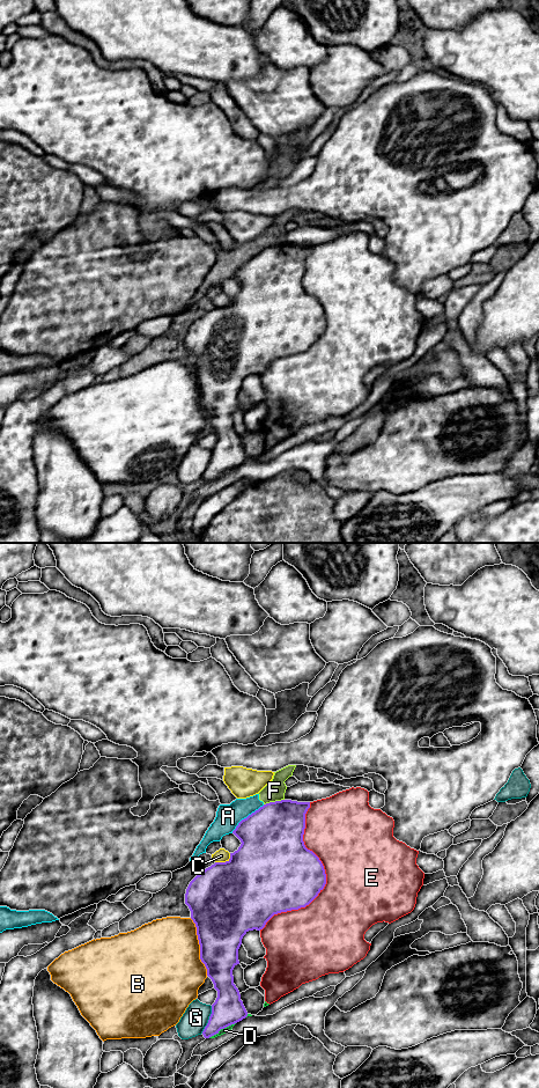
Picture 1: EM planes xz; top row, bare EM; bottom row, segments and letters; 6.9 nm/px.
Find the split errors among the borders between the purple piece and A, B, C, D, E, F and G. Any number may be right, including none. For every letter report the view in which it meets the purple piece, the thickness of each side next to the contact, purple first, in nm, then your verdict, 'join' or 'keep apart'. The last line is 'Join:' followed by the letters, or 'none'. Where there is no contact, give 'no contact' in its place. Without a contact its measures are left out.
A: meets purple in xz; 440 nm thick on the purple side, 170 nm on the other; keep apart
B: meets purple in xz; 380 nm thick on the purple side, 480 nm on the other; keep apart
C: meets purple in xz; 500 nm thick on the purple side, 90 nm on the other; keep apart
D: meets purple in xz; 220 nm thick on the purple side, 40 nm on the other; keep apart
E: meets purple in xz; 460 nm thick on the purple side, 500 nm on the other; keep apart
F: meets purple in xz; 440 nm thick on the purple side, 140 nm on the other; keep apart
G: meets purple in xz; 220 nm thick on the purple side, 180 nm on the other; keep apart
Join: none

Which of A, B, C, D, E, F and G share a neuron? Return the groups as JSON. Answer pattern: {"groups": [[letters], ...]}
{"groups": [["A", "F"], ["B"], ["C"], ["D"], ["E"], ["G"]]}

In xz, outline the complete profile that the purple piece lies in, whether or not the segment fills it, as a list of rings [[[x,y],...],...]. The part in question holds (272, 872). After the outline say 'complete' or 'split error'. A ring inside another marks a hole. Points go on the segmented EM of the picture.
[[[291,800],[264,804],[242,819],[232,831],[242,844],[230,853],[230,859],[206,868],[186,889],[185,904],[197,927],[200,960],[217,991],[212,1014],[202,1031],[205,1038],[248,1016],[232,976],[234,968],[239,964],[238,949],[243,936],[249,931],[263,929],[274,914],[305,907],[326,884],[322,861],[303,841],[309,808],[310,802]]]; complete

